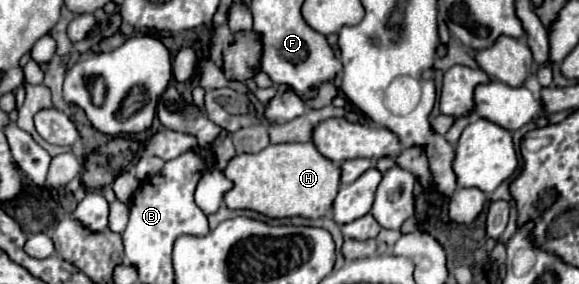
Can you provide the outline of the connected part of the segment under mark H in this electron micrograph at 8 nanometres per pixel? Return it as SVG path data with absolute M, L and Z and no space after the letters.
M312 142L270 144L256 154L236 154L224 168L232 188L224 194L230 210L254 210L272 218L318 218L330 208L340 186L340 168L324 158Z

